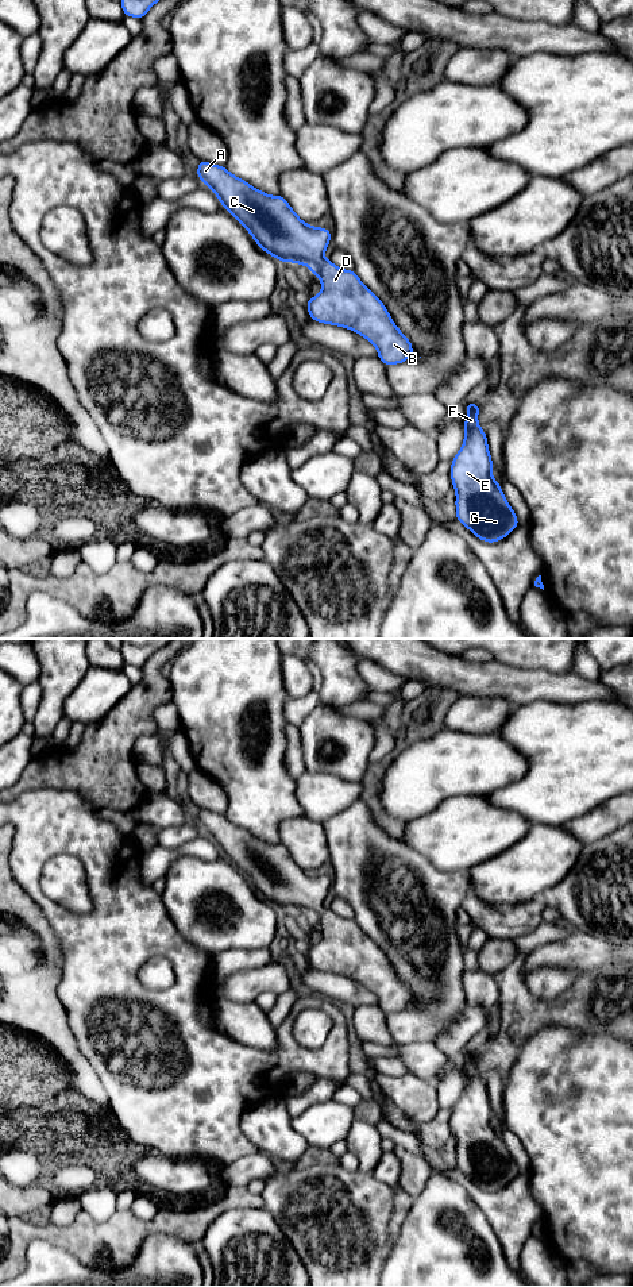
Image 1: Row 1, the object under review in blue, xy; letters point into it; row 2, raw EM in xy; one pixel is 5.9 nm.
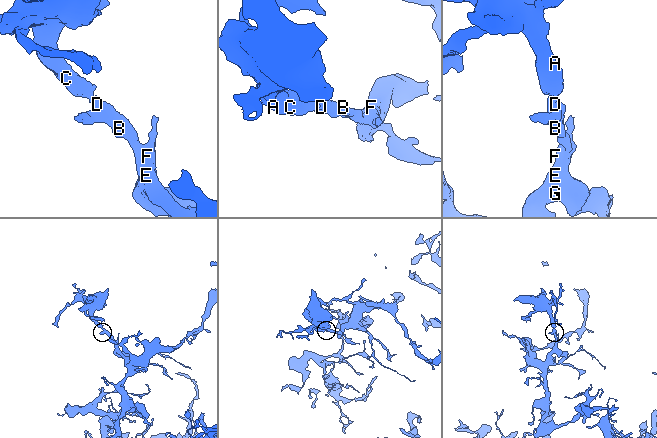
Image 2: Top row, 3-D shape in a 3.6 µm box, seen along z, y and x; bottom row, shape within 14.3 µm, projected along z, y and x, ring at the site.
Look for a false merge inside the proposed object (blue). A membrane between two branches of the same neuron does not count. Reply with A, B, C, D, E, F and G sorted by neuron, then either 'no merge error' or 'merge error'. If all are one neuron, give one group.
A B C D E F G; no merge error

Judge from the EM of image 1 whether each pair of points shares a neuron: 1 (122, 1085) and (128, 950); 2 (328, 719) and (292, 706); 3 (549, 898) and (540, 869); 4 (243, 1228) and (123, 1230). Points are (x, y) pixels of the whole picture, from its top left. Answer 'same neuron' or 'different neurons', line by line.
1: same neuron
2: different neurons
3: different neurons
4: different neurons

